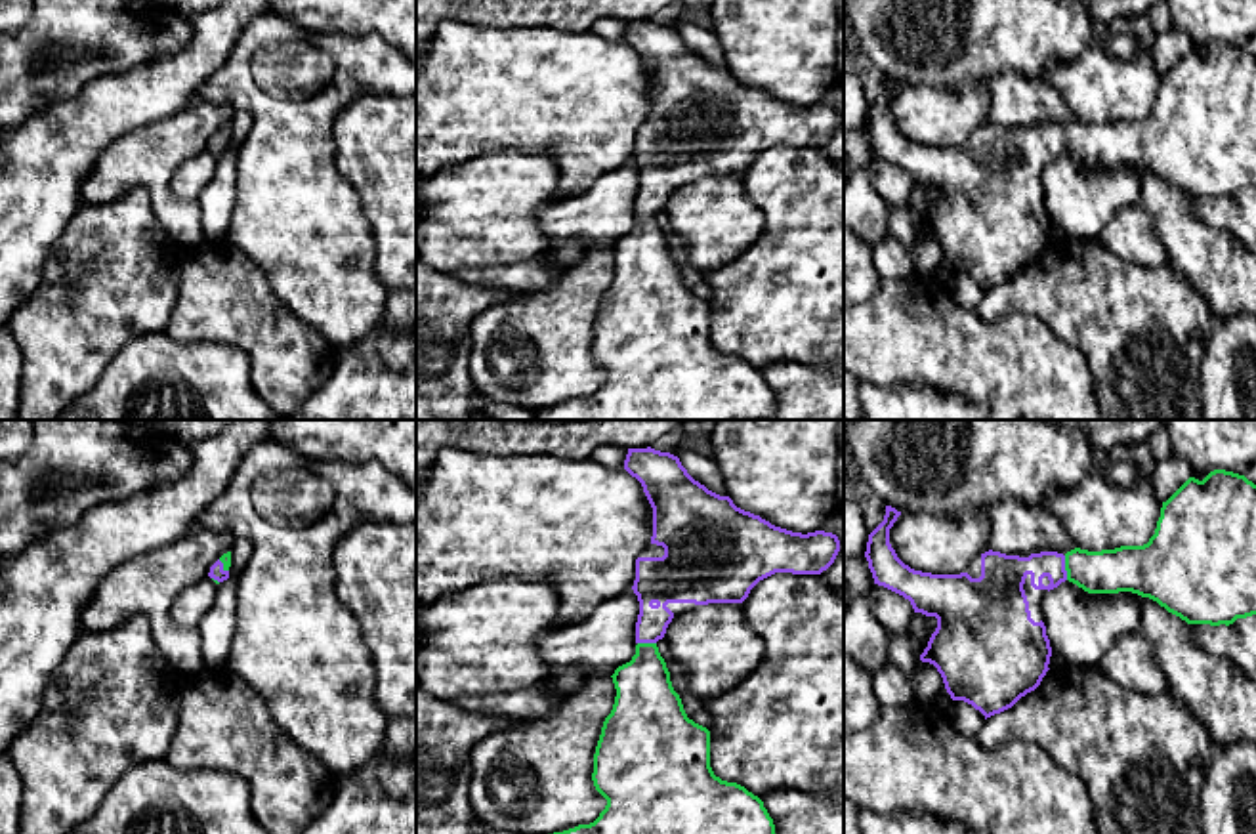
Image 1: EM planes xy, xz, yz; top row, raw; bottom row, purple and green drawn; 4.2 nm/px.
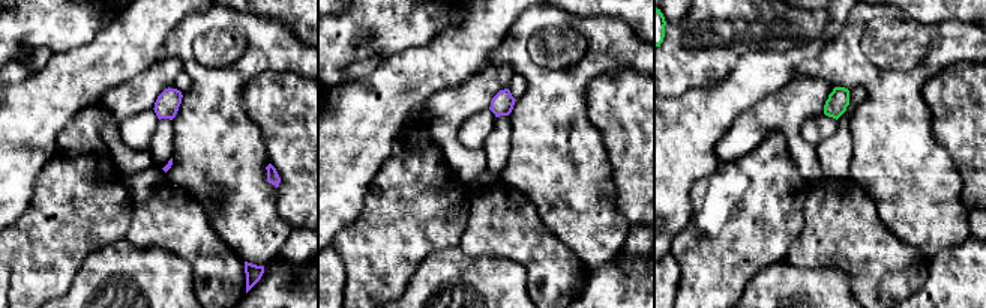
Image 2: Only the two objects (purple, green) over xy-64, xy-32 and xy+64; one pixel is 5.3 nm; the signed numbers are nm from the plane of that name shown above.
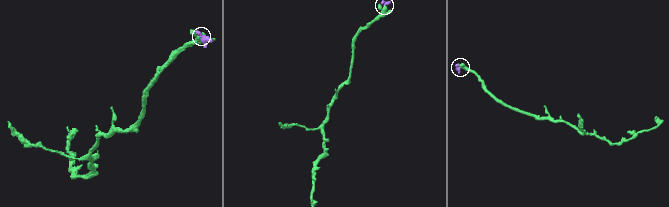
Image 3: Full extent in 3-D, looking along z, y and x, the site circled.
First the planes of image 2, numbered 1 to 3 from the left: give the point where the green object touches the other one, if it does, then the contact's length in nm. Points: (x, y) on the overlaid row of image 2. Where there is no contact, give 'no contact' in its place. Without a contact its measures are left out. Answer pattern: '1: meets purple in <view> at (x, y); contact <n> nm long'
1: no contact
2: no contact
3: no contact

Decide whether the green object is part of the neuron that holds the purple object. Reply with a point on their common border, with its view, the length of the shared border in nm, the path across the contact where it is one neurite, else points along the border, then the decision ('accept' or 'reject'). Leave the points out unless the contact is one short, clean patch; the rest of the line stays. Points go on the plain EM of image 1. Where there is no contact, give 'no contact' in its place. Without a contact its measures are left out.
yz (1064, 140) | 110 nm | across yz (1006, 147), (1018, 140), (1064, 140), (1123, 142) | accept

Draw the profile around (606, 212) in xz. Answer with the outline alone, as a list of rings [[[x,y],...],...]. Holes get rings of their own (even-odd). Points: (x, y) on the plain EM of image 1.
[[[634,162],[607,172],[588,191],[561,198],[538,212],[538,227],[550,240],[542,254],[550,265],[571,269],[586,252],[613,248],[636,227],[639,174]]]

